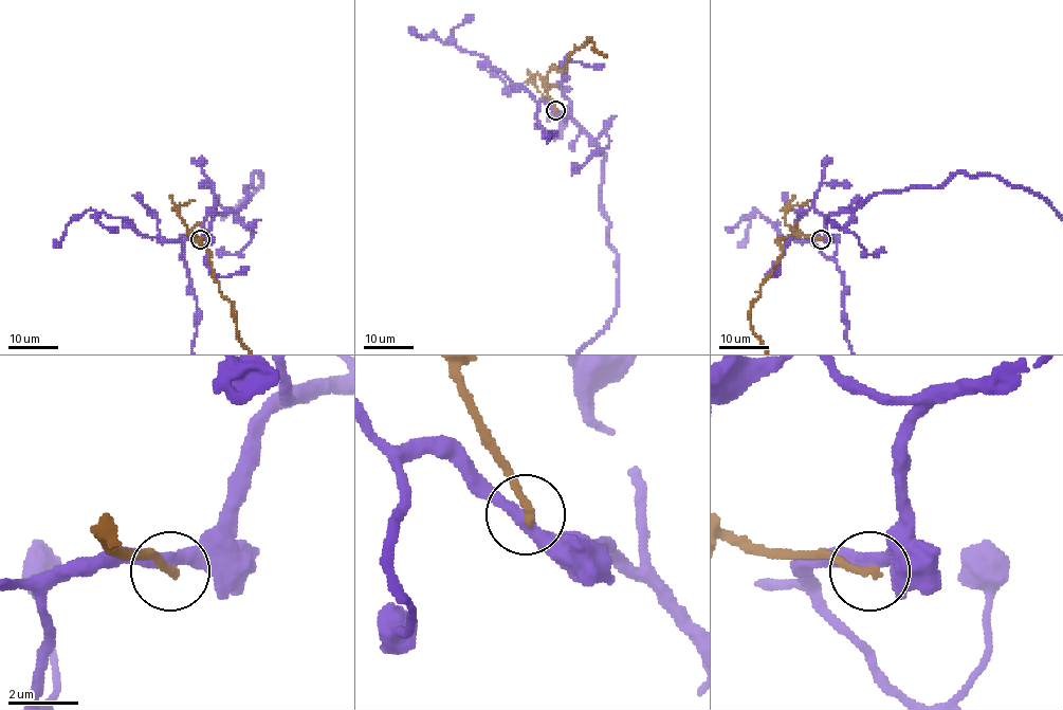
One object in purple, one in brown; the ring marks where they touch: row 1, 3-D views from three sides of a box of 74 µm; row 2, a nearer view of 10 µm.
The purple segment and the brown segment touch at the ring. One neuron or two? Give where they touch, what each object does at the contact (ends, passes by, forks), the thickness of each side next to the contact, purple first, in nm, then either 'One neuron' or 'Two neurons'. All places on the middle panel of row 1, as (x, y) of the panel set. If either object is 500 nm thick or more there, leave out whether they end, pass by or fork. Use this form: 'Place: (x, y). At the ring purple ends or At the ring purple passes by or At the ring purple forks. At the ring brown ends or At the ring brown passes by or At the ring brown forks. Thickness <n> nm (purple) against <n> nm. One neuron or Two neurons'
Place: (555, 110). At the ring purple passes by. At the ring brown ends. Thickness 360 nm (purple) against 240 nm. Two neurons

